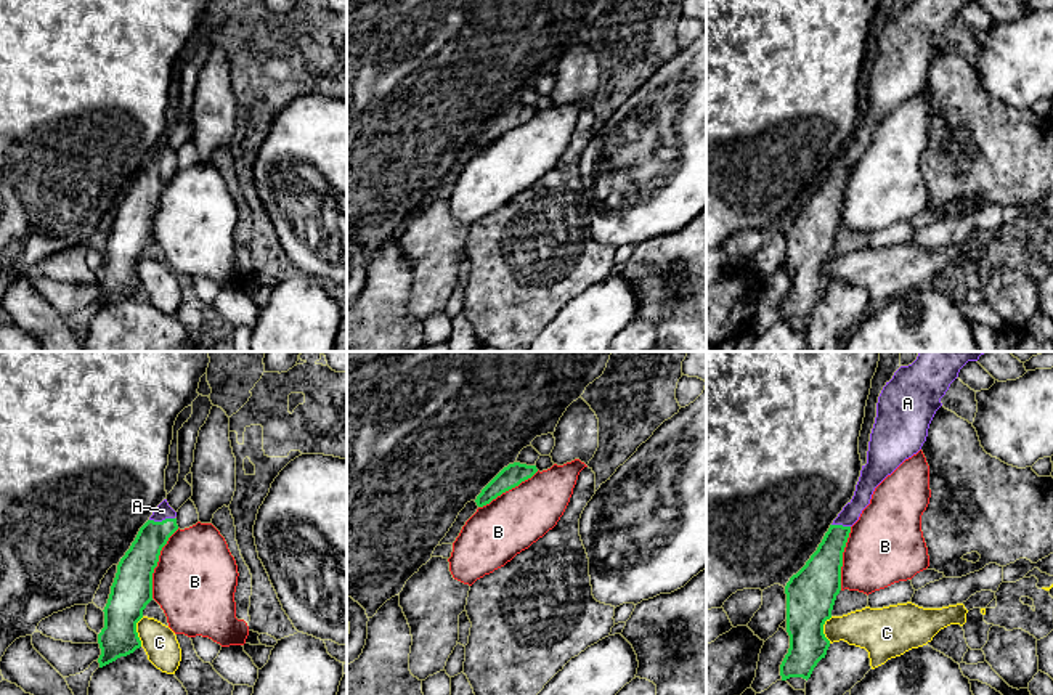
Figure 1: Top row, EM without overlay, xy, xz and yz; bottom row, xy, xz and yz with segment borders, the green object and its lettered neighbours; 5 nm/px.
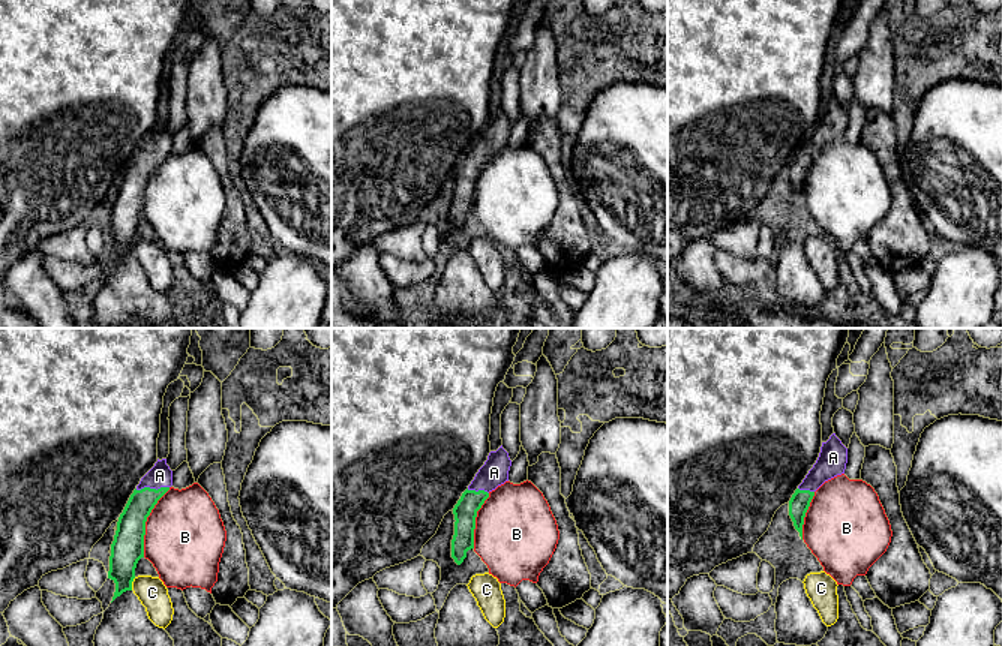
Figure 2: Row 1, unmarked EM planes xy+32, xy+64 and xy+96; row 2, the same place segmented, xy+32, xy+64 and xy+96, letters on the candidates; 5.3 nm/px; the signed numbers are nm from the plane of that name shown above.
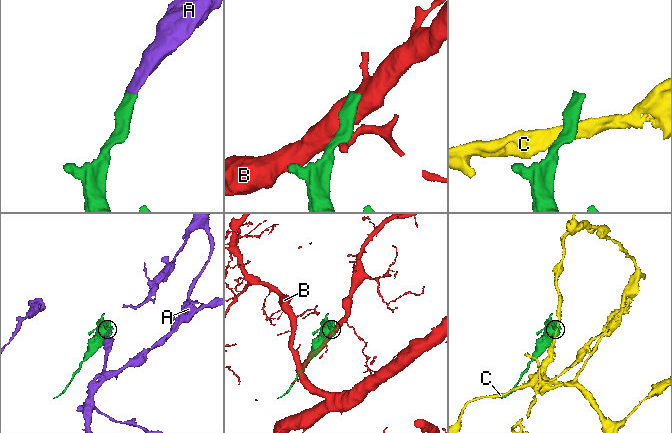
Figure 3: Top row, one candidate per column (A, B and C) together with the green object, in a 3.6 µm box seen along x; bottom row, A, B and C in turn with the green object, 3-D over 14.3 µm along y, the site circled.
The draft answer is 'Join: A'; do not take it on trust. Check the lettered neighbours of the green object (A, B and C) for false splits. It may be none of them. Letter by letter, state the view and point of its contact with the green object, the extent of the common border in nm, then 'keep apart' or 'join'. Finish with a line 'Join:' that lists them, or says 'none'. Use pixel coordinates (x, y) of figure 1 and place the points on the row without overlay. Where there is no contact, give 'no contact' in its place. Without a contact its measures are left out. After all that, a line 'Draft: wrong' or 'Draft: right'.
A: meets green in xy at (162, 161); contact 130 nm long; join
B: meets green in xy at (156, 204); contact 380 nm long; keep apart
C: meets green in xy at (135, 272); contact 150 nm long; keep apart
Join: A
Draft: right

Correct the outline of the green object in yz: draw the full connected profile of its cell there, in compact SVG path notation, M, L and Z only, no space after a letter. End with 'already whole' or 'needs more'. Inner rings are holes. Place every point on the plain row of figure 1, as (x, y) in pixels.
M915 0L901 6L883 27L867 104L862 106L854 136L833 161L817 191L785 226L790 289L780 305L782 321L807 321L825 299L830 281L823 265L831 258L841 231L843 193L851 167L870 144L875 128L921 90L929 64L942 47L941 39L968 2L978 0Z; needs more

